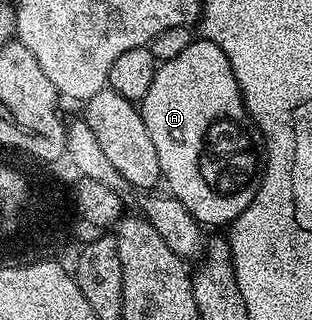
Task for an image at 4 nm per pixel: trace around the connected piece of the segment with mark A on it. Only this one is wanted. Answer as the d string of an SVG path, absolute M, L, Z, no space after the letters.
M203 37L193 38L192 43L186 45L186 49L182 49L182 53L178 53L178 57L170 57L170 61L159 64L154 73L154 81L150 84L146 97L140 100L138 106L142 121L146 125L146 133L150 133L150 141L153 143L155 151L158 152L160 174L163 182L165 184L168 182L169 188L167 187L167 190L173 199L182 201L182 205L186 205L186 209L190 209L193 217L205 228L220 227L223 223L224 226L230 225L256 200L256 195L260 191L260 179L264 176L264 168L266 166L264 139L256 127L256 122L248 115L248 110L242 97L242 89L238 85L238 77L234 77L234 69L230 69L230 61L227 59L226 53L222 53L222 49L218 49L218 45L214 45L214 41Z

